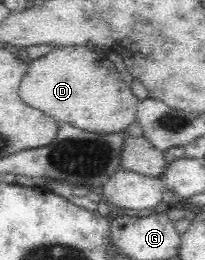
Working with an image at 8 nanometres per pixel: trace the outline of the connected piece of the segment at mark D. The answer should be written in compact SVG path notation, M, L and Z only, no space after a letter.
M56 46L37 60L28 63L26 72L18 85L21 101L41 113L53 118L57 123L65 122L73 127L99 134L121 133L136 121L140 100L133 95L129 85L123 82L121 72L109 58L90 46Z

